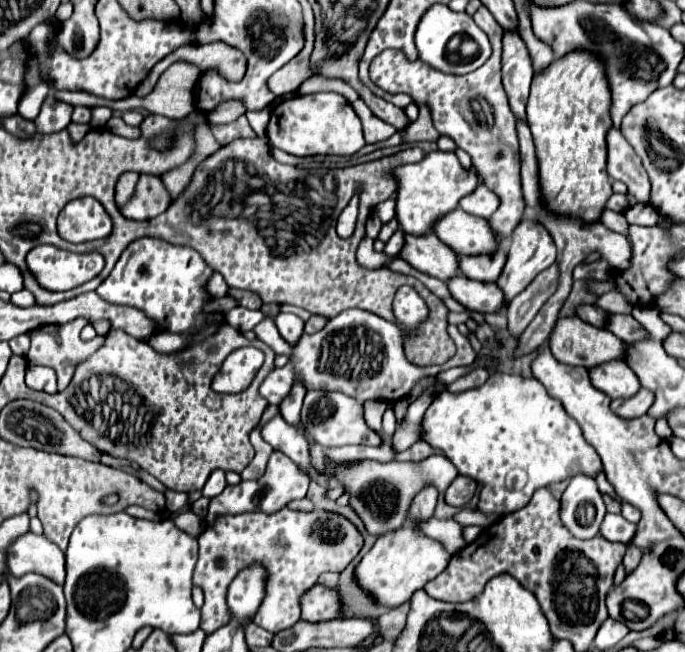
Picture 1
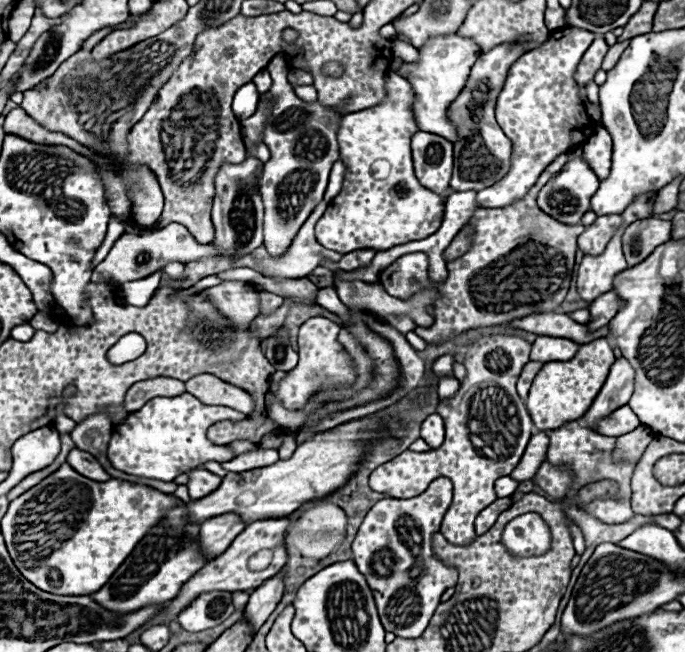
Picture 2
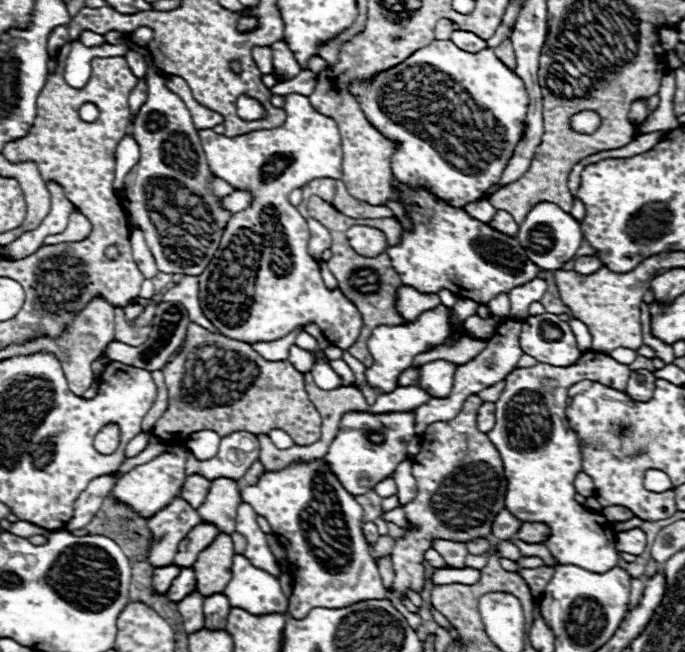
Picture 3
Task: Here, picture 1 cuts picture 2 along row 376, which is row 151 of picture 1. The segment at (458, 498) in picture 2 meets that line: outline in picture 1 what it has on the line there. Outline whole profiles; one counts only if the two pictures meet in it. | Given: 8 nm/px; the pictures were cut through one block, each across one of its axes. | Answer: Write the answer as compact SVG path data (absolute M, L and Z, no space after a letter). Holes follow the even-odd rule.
M482 6L474 14L474 22L488 34L492 44L492 56L486 62L486 66L480 66L478 70L466 74L466 76L454 76L454 74L442 74L440 70L434 70L422 60L410 62L400 50L384 50L372 60L370 66L370 78L376 86L390 94L404 92L412 96L416 106L428 106L434 128L442 134L452 138L462 150L466 150L472 158L472 168L478 176L478 180L492 190L500 198L498 210L488 218L490 228L494 230L496 242L502 244L506 238L512 236L514 228L524 218L524 196L522 196L522 184L520 184L520 158L518 158L518 136L516 136L516 116L512 114L508 106L506 92L502 88L500 80L500 54L502 54L502 26L494 20L494 16ZM482 98L486 104L484 108L474 108L472 100Z

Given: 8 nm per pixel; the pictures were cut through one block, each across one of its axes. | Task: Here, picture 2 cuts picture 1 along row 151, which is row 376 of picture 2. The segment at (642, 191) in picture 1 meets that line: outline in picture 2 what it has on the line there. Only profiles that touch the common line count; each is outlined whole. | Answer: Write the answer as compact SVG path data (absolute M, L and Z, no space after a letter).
M618 358L612 364L602 390L598 392L592 406L582 416L582 422L590 430L596 430L598 420L610 416L610 412L614 412L614 408L628 404L632 392L634 392L634 368L628 364L626 358Z

